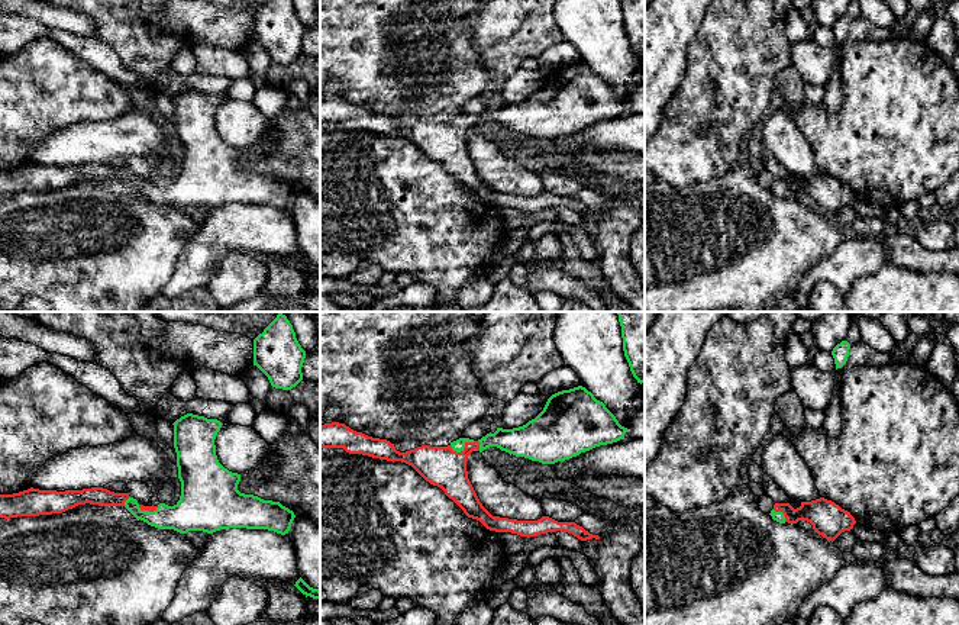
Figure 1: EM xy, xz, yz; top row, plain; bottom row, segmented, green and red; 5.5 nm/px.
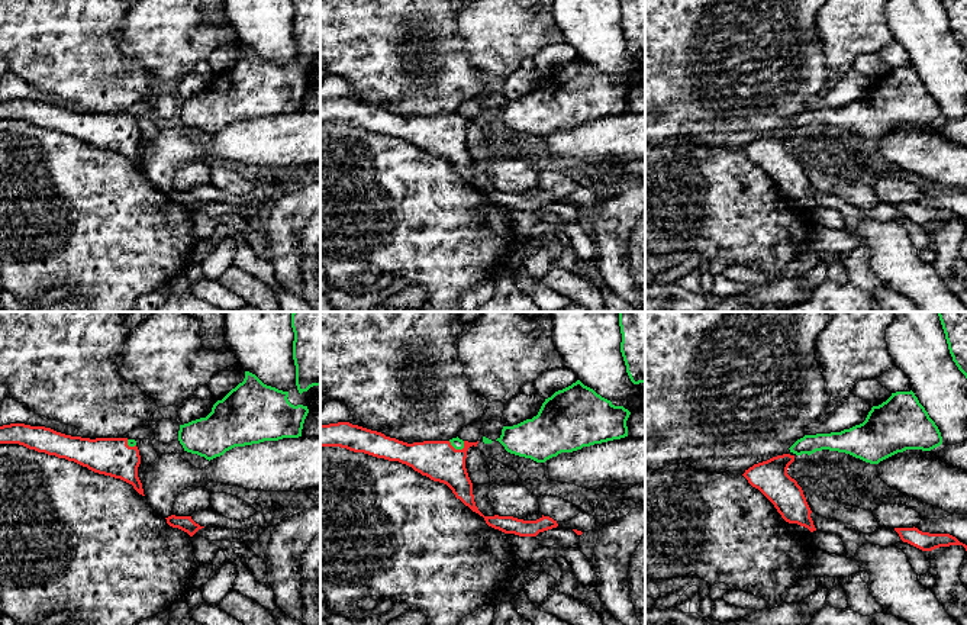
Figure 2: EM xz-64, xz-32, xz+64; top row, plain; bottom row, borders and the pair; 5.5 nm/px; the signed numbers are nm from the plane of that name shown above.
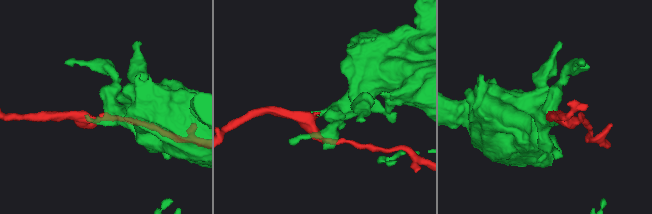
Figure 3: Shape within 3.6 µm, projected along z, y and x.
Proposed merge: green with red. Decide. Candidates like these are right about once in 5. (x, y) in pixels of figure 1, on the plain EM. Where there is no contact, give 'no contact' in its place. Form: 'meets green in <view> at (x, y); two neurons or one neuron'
meets green in xz at (462, 123); two neurons

